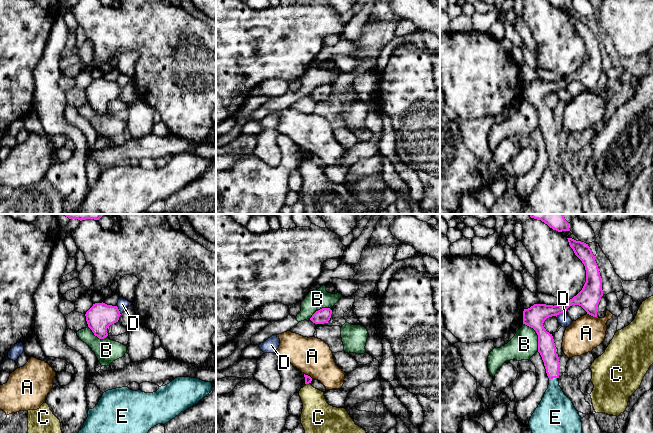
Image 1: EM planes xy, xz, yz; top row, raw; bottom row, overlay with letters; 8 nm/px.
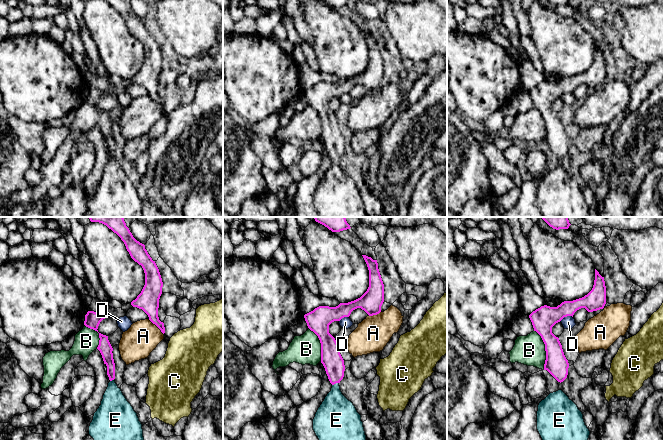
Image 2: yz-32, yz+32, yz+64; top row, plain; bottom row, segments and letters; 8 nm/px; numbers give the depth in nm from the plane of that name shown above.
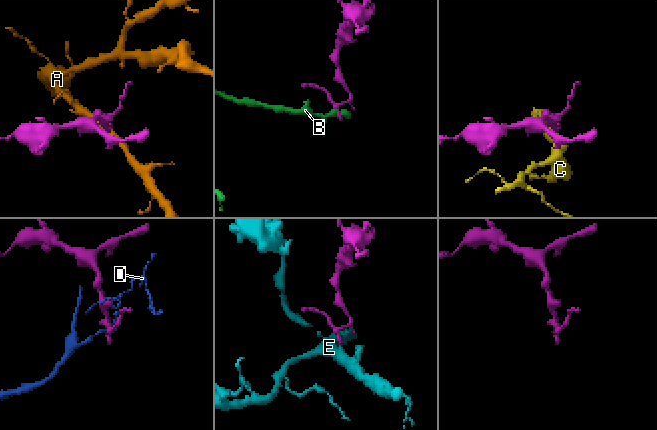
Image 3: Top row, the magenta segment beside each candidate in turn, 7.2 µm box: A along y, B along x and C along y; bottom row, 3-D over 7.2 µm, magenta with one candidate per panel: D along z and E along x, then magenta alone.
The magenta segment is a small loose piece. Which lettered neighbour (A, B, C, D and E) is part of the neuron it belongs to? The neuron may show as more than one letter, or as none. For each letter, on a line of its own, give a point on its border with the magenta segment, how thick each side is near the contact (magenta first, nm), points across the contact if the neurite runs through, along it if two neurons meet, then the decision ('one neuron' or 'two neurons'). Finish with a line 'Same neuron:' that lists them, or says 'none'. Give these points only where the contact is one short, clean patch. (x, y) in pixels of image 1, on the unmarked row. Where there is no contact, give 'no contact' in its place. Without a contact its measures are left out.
A: contact yz (592, 91); calibres 180 and 280 nm; border yz (587, 89), (596, 93); two neurons
B: contact yz (537, 110); calibres 170 and 220 nm; border yz (523, 99), (535, 107), (538, 126); two neurons
C: contact xz (307, 159); calibres 60 and 240 nm; border xz (309, 158), (306, 160); two neurons
D: contact yz (560, 89); calibres 170 and 100 nm; two neurons
E: contact yz (553, 153); calibres 140 and 260 nm; way yz (546, 123), (552, 140), (553, 153), (555, 184); one neuron
Same neuron: E

